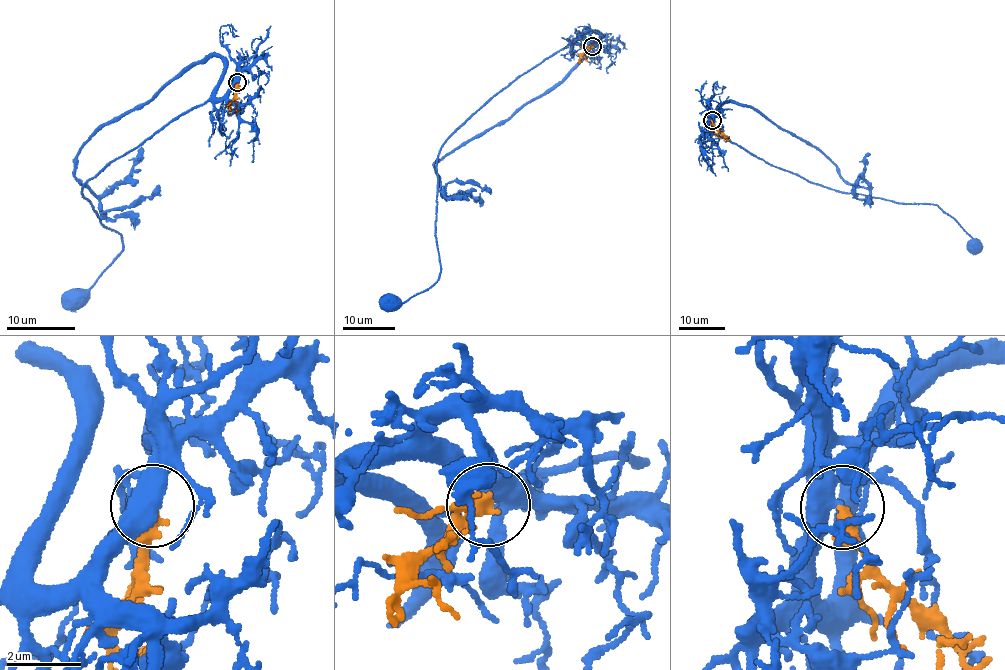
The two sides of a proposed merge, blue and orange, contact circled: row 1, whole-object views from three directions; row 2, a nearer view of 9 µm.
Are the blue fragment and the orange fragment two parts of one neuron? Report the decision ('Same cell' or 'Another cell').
Same cell

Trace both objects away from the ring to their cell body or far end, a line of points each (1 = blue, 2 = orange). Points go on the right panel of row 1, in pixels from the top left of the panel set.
1: (712, 120), (709, 131), (763, 160), (821, 185), (897, 203), (937, 204), (978, 245), (975, 247)
2: (712, 120), (712, 124), (724, 137), (728, 135)

